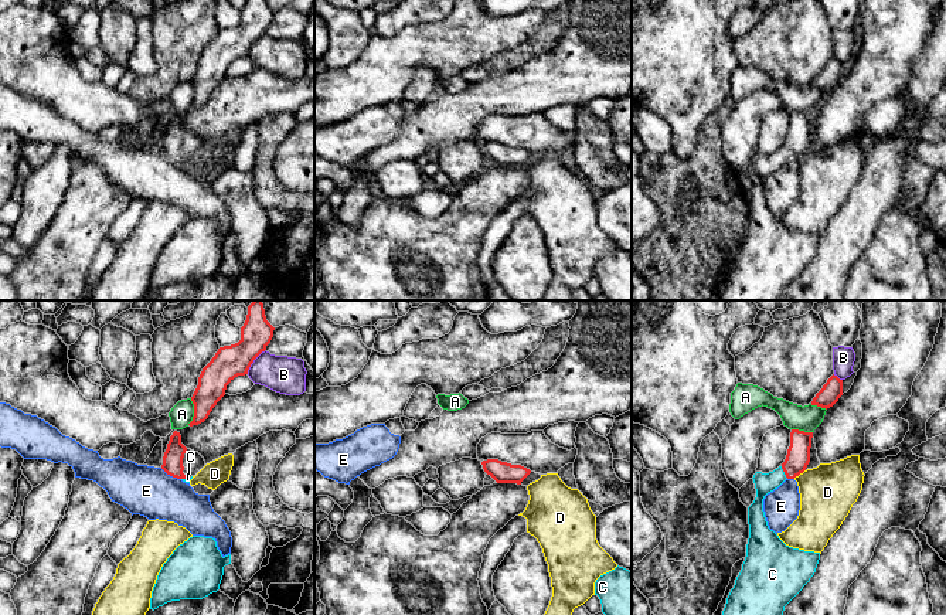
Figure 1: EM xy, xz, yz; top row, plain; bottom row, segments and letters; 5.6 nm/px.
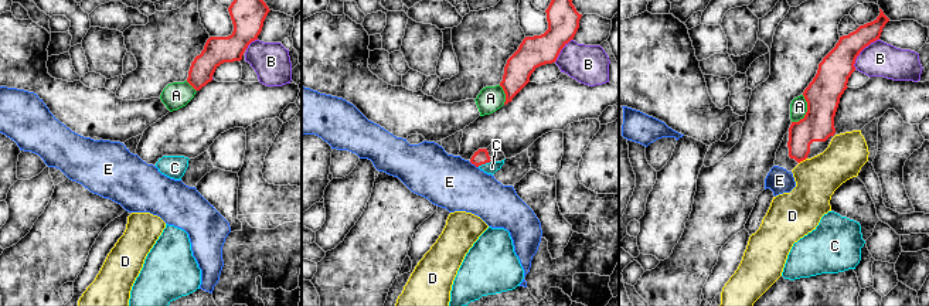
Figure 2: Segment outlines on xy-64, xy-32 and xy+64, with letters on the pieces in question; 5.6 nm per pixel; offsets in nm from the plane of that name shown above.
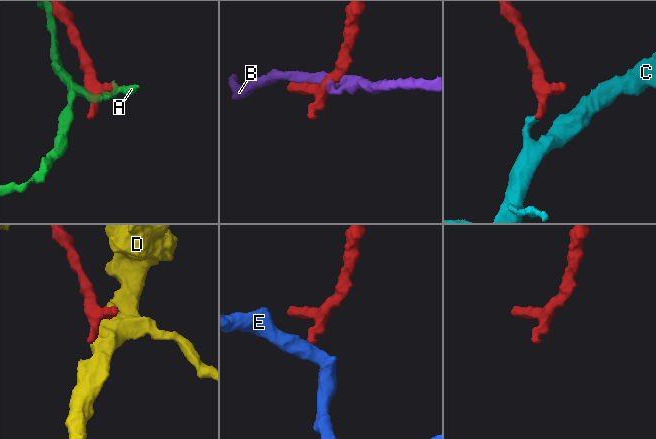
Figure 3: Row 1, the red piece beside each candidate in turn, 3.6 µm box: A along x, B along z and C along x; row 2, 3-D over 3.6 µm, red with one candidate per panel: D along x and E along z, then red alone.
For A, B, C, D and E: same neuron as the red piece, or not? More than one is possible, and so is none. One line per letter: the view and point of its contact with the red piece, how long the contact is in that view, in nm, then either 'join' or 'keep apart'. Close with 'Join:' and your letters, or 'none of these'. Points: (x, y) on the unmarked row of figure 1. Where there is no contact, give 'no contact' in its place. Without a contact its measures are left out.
A: xy (194, 94) | 150 nm | keep apart
B: xy (252, 44) | 180 nm | keep apart
C: yz (783, 153) | 80 nm | join
D: yz (799, 156) | 90 nm | keep apart
E: xy (170, 158) | 140 nm | keep apart
Join: C

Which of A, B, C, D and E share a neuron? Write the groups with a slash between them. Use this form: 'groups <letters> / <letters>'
groups A / B / C / D / E

